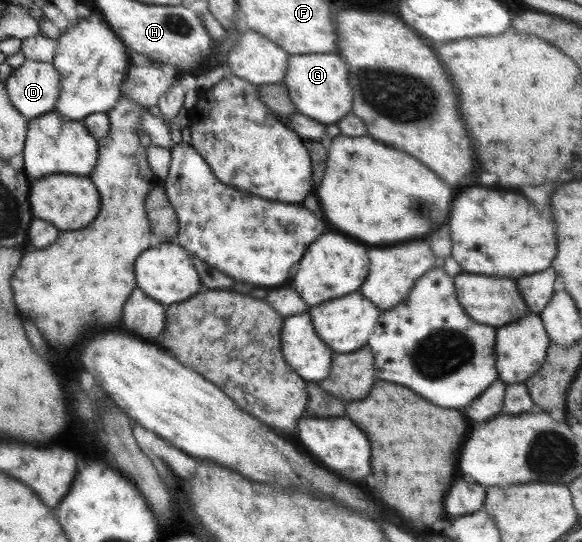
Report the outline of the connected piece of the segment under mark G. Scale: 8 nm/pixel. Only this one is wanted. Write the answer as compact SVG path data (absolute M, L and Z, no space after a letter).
M305 54L288 57L283 85L288 89L297 113L325 125L338 122L351 111L353 93L348 82L348 69L341 57L333 54Z

